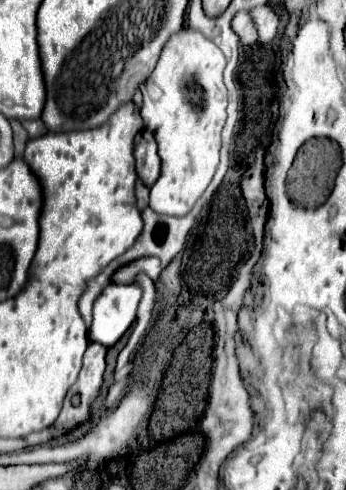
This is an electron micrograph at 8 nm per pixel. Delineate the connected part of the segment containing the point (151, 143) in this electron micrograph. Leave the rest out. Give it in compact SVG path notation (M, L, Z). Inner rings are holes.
M143 131L135 139L135 161L137 161L137 175L143 181L143 185L151 187L159 179L159 155L157 155L157 143L149 131Z

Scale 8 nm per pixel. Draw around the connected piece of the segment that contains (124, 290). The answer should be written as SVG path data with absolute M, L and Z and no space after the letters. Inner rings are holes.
M107 285L95 301L89 339L113 347L135 321L139 299L139 285Z

